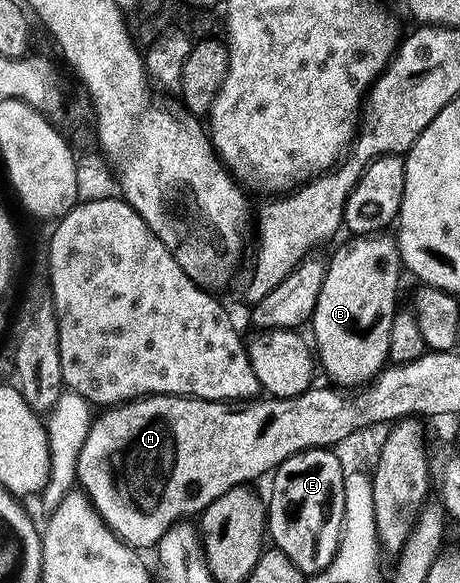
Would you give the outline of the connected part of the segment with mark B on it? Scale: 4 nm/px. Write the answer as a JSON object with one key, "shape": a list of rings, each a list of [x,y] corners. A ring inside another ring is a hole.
{"shape":[[[386,234],[357,235],[338,247],[325,267],[322,286],[310,319],[316,358],[338,388],[361,388],[374,381],[387,365],[392,320],[398,311],[396,298],[403,265],[397,241]]]}

